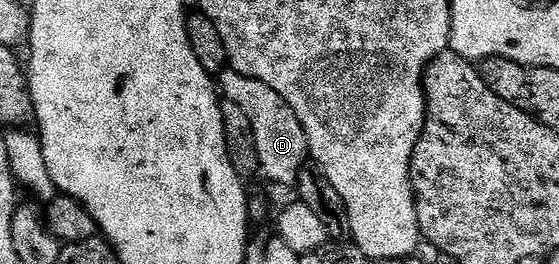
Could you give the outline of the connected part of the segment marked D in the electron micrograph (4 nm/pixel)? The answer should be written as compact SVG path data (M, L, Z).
M230 66L223 69L217 77L217 88L223 100L241 106L241 111L249 118L249 126L253 126L253 142L257 142L257 158L259 171L268 176L275 184L298 185L299 176L305 170L303 163L308 163L307 139L305 130L293 114L289 102L277 94L265 82L257 82L257 78L245 78L245 74L237 74Z

